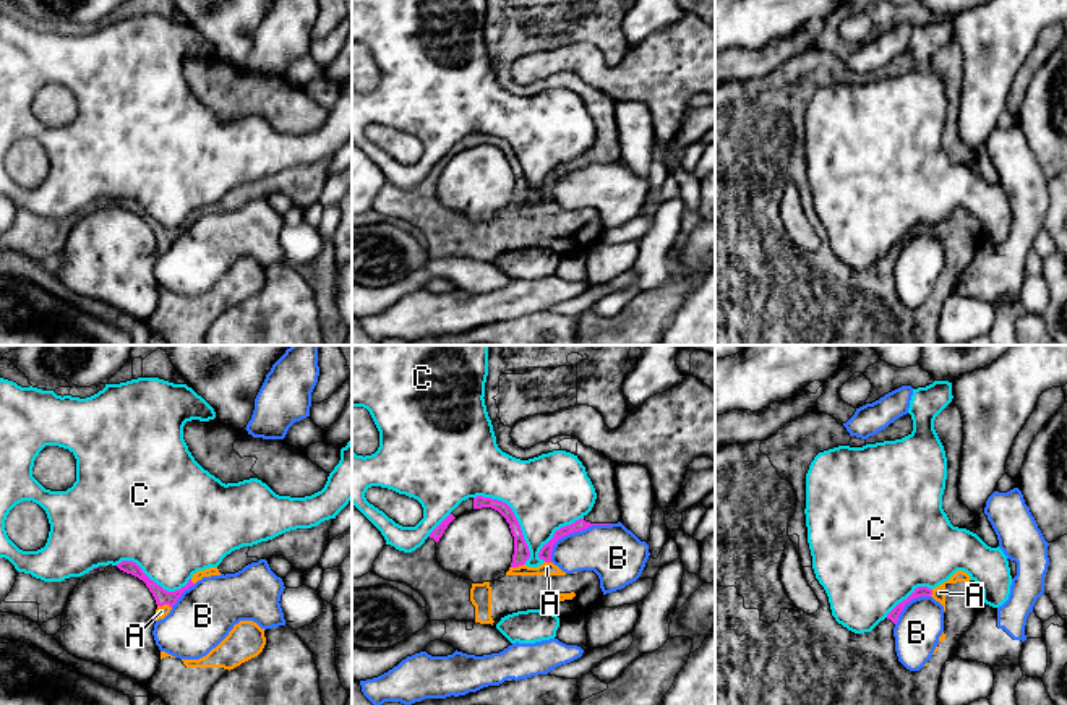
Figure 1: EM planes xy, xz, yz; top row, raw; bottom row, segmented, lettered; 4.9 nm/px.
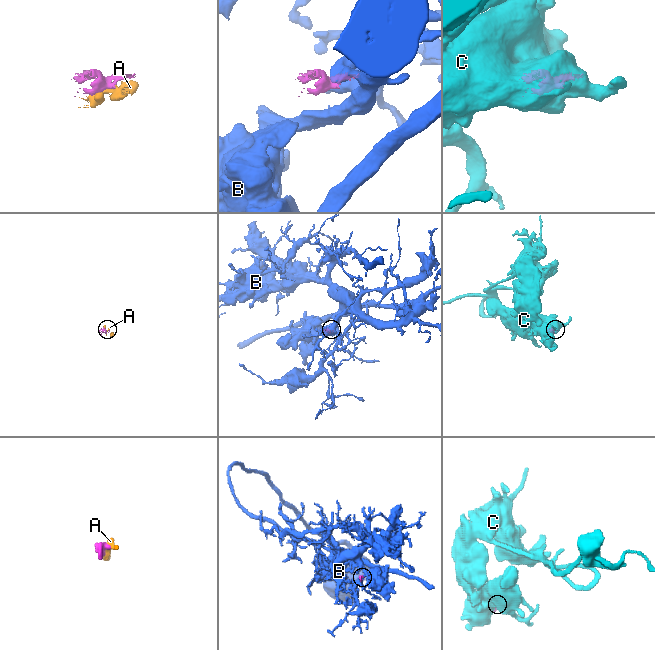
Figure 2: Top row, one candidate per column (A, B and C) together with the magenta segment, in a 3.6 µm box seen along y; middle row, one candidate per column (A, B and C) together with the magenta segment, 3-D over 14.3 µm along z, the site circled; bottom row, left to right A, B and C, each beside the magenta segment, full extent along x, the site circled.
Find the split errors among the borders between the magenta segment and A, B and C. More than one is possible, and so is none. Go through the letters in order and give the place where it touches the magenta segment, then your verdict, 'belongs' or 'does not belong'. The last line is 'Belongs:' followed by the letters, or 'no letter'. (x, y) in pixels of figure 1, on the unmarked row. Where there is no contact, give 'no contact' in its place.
A: xy (164, 240) | belongs
B: xz (574, 167) | does not belong
C: xz (514, 154) | does not belong
Belongs: A

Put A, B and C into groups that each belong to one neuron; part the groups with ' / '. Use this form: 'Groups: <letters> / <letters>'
Groups: A / B / C

